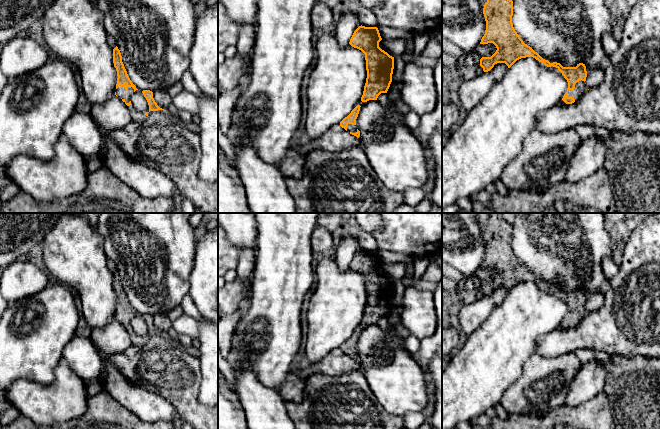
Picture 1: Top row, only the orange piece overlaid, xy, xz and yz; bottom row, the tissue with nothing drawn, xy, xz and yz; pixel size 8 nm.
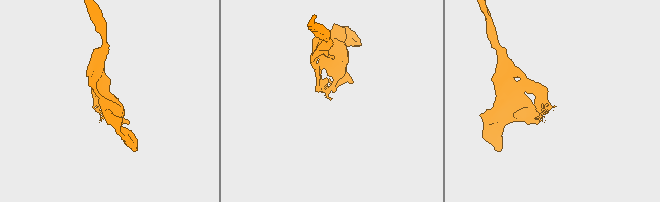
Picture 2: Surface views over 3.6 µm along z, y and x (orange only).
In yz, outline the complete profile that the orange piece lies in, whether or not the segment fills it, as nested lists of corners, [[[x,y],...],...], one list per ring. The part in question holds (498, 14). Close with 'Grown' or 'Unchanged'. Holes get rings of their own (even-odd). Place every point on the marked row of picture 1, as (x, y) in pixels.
[[[487,0],[483,14],[486,30],[480,44],[493,43],[497,48],[491,57],[480,59],[480,66],[484,72],[490,71],[497,63],[505,63],[510,68],[521,58],[533,57],[547,67],[556,67],[567,80],[567,92],[562,98],[566,104],[574,103],[588,91],[585,85],[587,77],[585,64],[579,63],[576,67],[563,67],[557,62],[550,63],[523,42],[513,27],[512,0]]]. Grown

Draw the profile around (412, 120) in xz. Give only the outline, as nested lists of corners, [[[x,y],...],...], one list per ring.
[[[410,110],[409,113],[404,116],[404,123],[408,129],[413,131],[420,125],[420,116],[416,112]]]

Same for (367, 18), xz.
[[[361,6],[356,12],[362,26],[377,27],[377,19],[372,10]]]

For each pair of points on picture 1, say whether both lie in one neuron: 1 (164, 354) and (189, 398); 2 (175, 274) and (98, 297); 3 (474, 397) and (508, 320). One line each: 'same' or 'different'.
1: same
2: different
3: same

